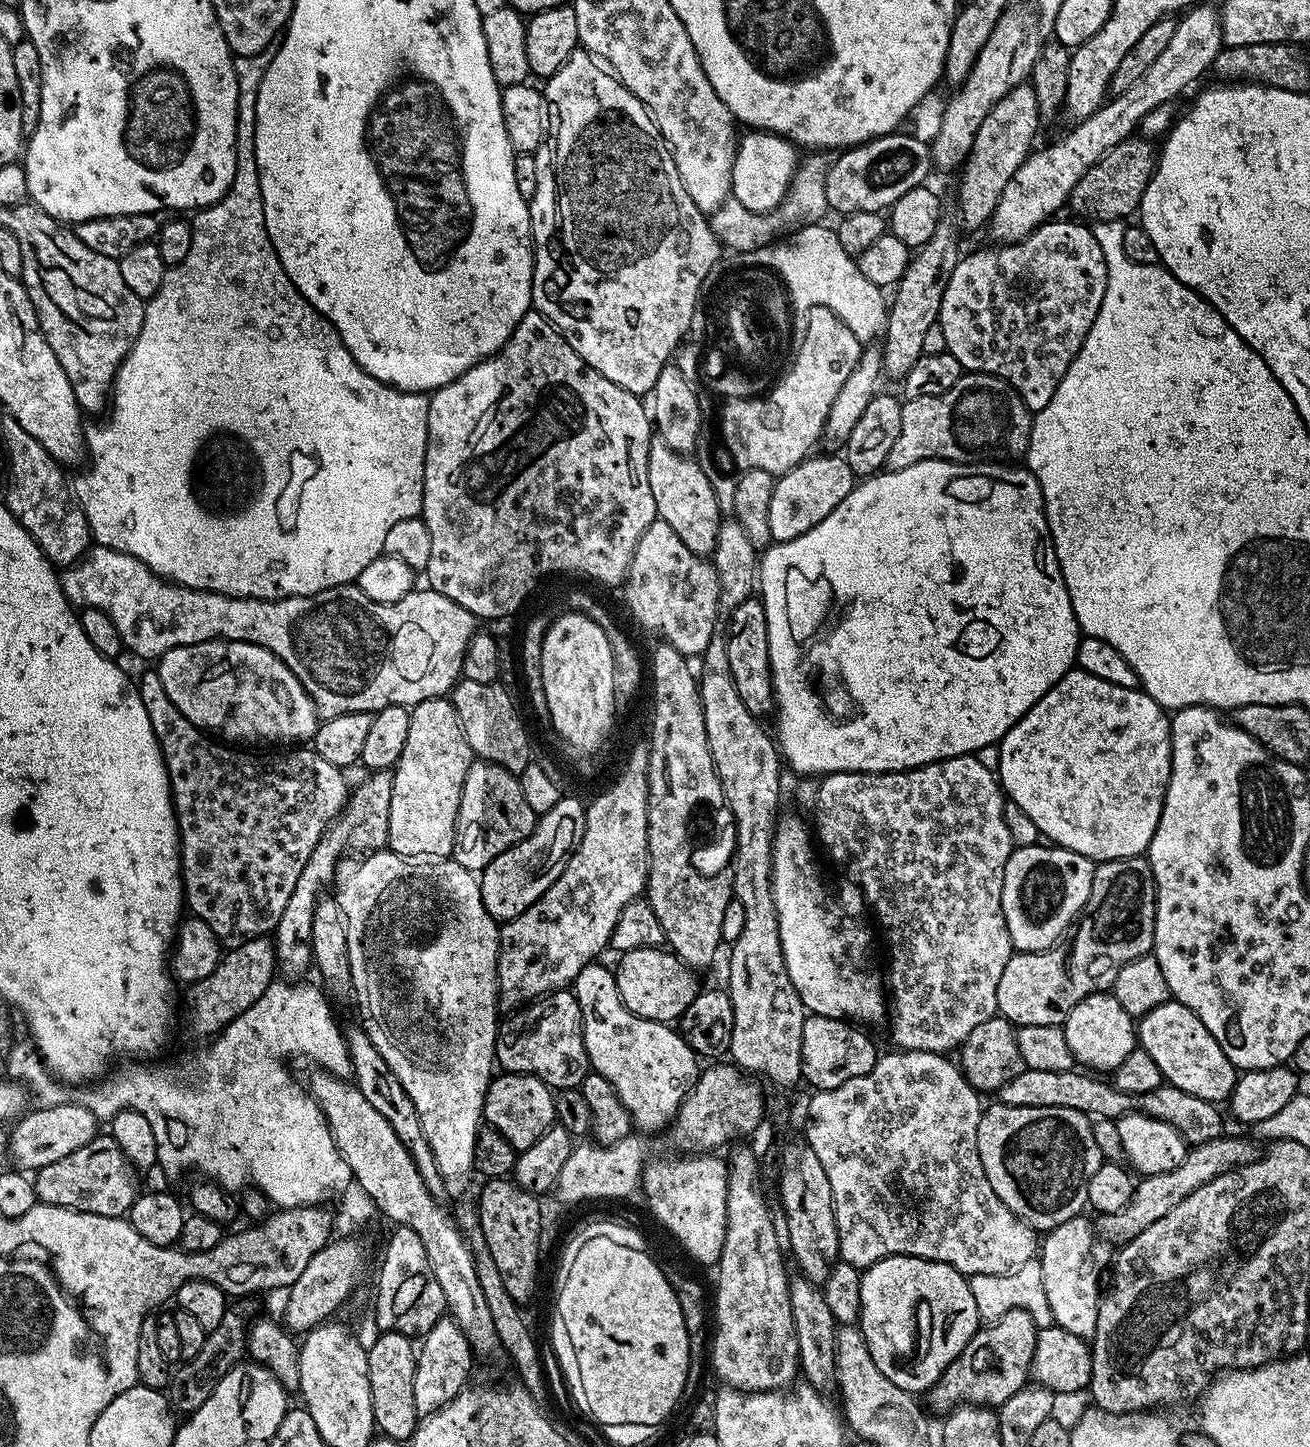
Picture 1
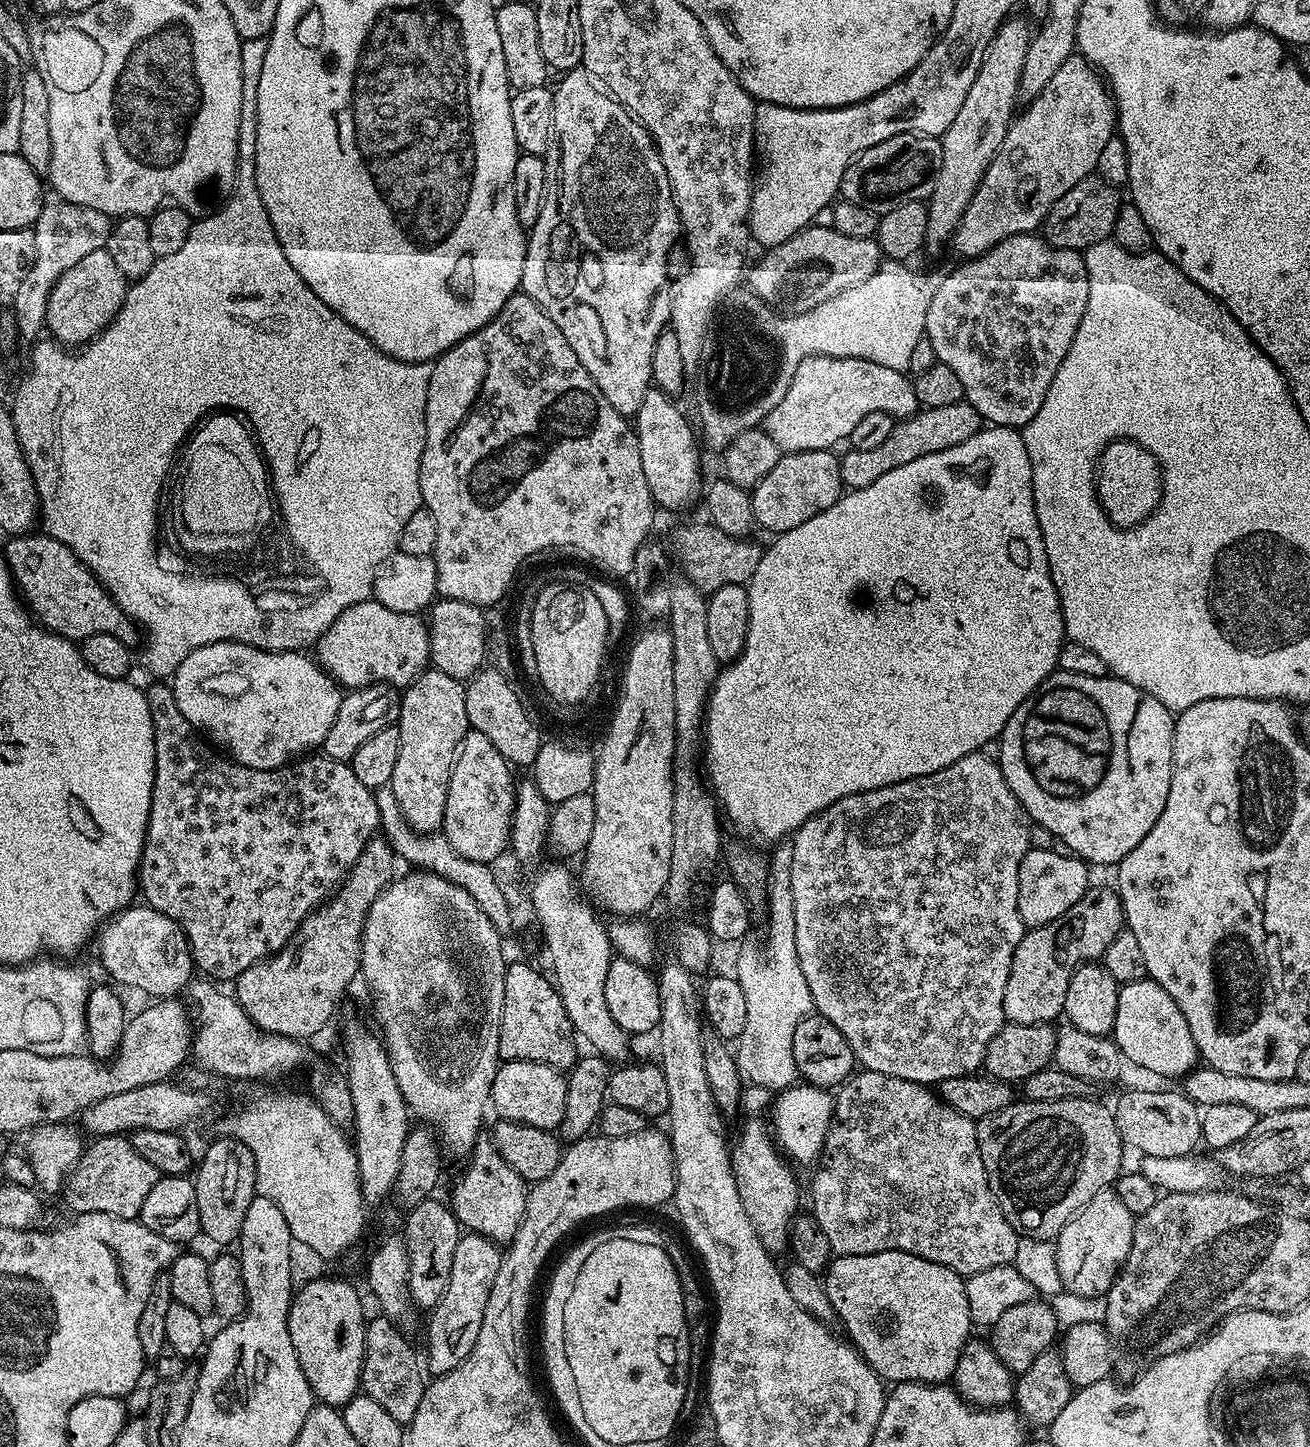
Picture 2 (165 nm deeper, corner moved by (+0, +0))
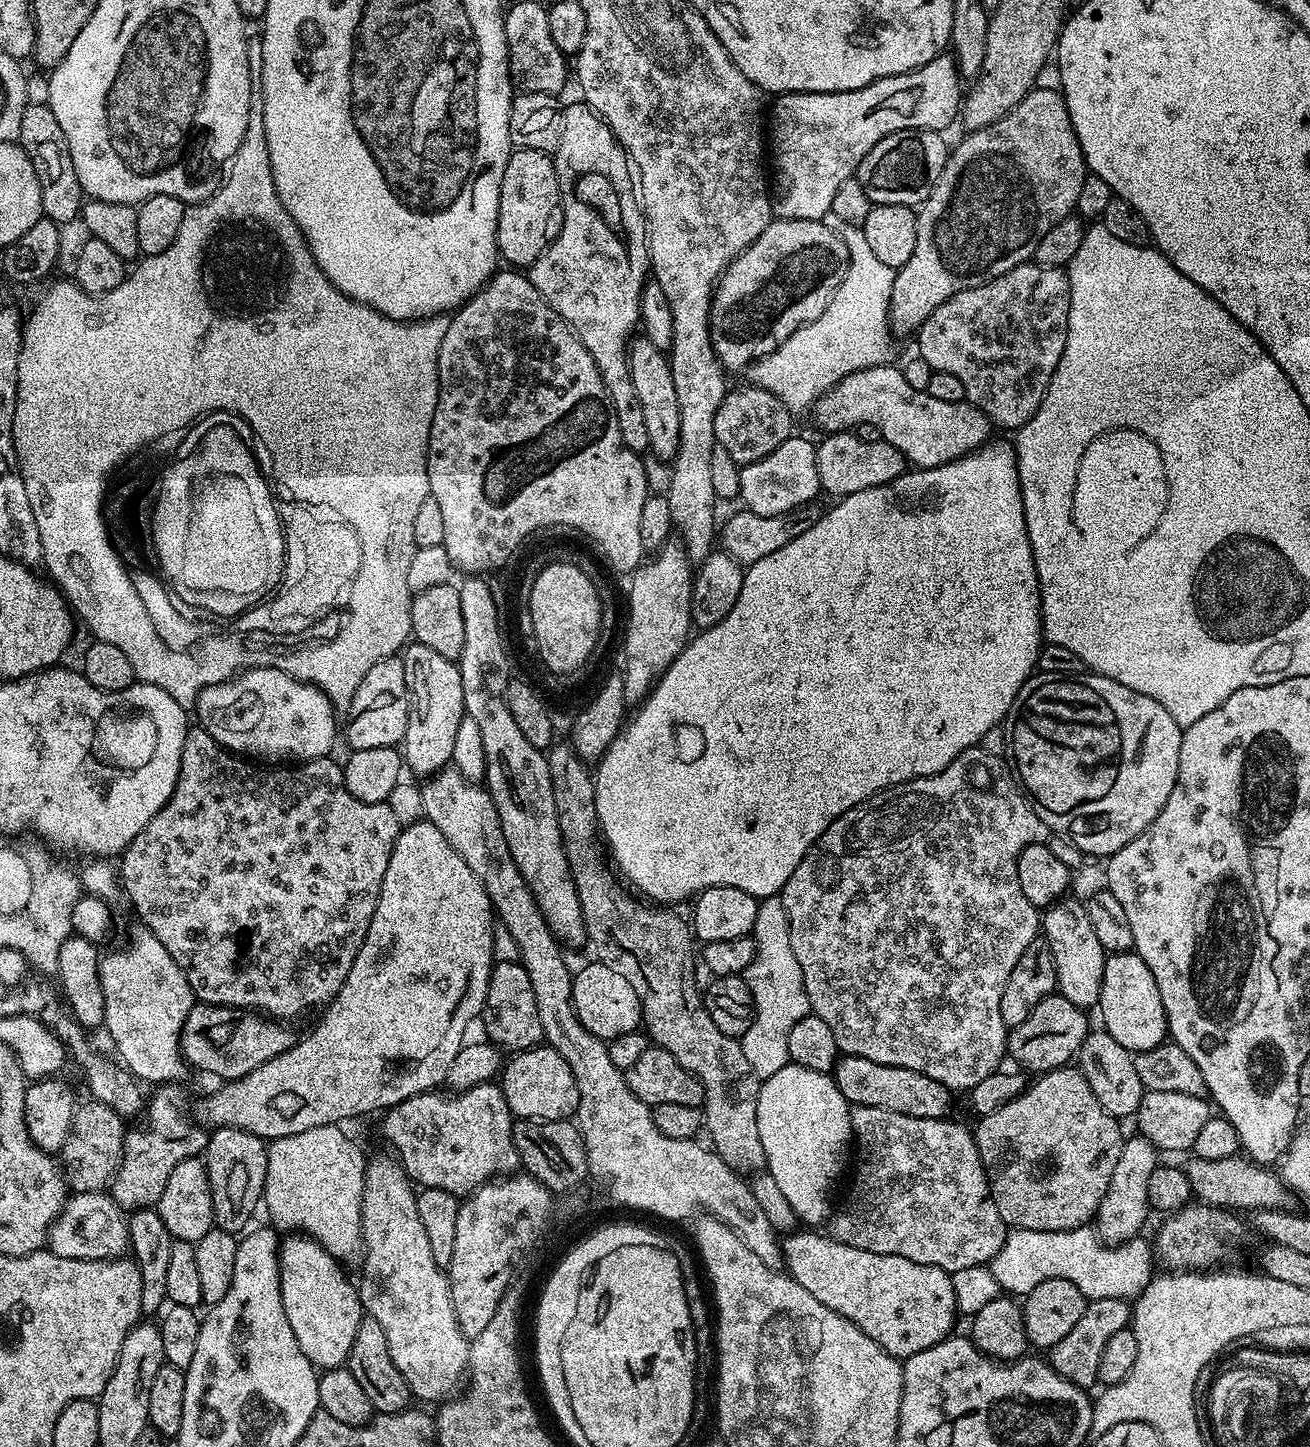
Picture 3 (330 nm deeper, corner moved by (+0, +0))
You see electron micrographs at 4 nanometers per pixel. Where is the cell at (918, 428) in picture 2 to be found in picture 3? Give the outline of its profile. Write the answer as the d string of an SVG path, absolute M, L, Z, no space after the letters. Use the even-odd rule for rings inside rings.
M851 431L834 432L816 444L816 461L820 487L832 498L858 494L858 490L870 490L874 486L888 484L906 470L904 454L893 444L880 439L878 442L862 442Z

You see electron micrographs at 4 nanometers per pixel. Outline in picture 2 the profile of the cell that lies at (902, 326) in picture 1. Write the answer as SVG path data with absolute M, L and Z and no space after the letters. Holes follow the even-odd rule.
M1017 18L1005 20L1004 25L994 34L990 46L986 50L986 58L982 58L982 66L978 66L978 74L974 77L974 83L970 85L970 91L966 93L966 99L962 107L958 109L958 115L954 122L944 131L940 140L942 146L942 166L938 166L938 182L934 182L934 190L927 198L928 221L926 222L926 252L936 256L940 252L940 244L947 245L956 233L956 227L962 222L962 214L966 206L970 204L970 198L974 196L974 190L980 185L980 179L984 171L990 166L990 162L998 154L1002 142L1008 133L1008 125L1014 119L1017 111L1018 97L1020 94L1020 75L1022 74L1022 62L1026 62L1026 50L1030 39L1030 28Z

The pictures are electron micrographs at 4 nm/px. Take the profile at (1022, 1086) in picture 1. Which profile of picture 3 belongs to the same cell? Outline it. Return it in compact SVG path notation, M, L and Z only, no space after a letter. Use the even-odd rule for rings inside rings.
M841 1055L836 1061L834 1079L838 1090L842 1090L842 1094L852 1106L878 1106L882 1110L906 1114L910 1118L926 1118L927 1120L942 1120L951 1113L948 1111L952 1108L953 1089L942 1082L934 1082L934 1078L926 1078L926 1074L918 1070L906 1070L902 1066L882 1066L866 1058Z

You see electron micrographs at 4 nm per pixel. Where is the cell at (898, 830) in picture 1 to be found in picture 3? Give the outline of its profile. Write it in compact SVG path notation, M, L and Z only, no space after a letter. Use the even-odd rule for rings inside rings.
M979 746L960 752L958 758L954 758L954 762L950 762L950 766L946 766L938 774L919 776L904 784L894 784L890 788L884 788L881 792L875 792L869 800L855 804L850 810L846 810L846 814L842 814L834 822L830 822L830 826L818 837L816 845L809 850L806 858L802 858L802 862L798 862L798 870L794 870L794 874L790 874L790 882L786 882L779 897L786 906L786 914L790 922L790 946L794 946L794 958L798 958L798 966L802 966L802 978L806 986L808 1001L812 1007L811 1015L822 1018L822 1022L826 1022L826 1026L830 1026L830 1034L834 1034L834 1042L839 1046L843 1055L866 1058L870 1062L878 1062L882 1066L902 1066L906 1070L918 1070L922 1074L926 1074L926 1078L934 1078L934 1082L942 1082L953 1090L959 1090L959 1088L970 1090L974 1086L978 1086L978 1082L982 1082L982 1078L998 1071L1003 1065L1000 1063L1006 1060L1006 1041L1009 1034L1009 1029L1005 1028L1002 1022L1002 990L1006 990L1006 982L1010 982L1010 973L1014 971L1014 966L1018 966L1018 958L1022 958L1022 954L1026 951L1026 946L1030 946L1030 942L1037 940L1038 933L1042 928L1042 916L1039 909L1035 908L1033 903L1026 898L1022 893L1022 886L1019 885L1018 858L1022 854L1022 850L1026 850L1026 846L1047 844L1049 835L1046 822L1042 822L1042 818L1038 818L1038 814L1034 814L1034 810L1024 797L1024 793L1020 791L1020 786L1016 783L1016 778L1012 774L1007 759L994 757Z

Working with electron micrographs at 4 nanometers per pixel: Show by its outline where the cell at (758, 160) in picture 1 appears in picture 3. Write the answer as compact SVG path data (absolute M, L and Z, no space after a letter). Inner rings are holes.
M943 55L935 56L930 62L926 62L926 66L916 68L913 72L903 72L897 76L887 76L881 80L876 80L873 84L862 86L858 90L850 90L849 92L786 92L775 97L776 105L770 108L770 144L776 149L771 149L770 164L776 167L776 180L771 181L770 195L772 198L772 211L781 220L824 220L831 213L832 203L834 202L834 190L838 190L838 186L842 186L842 182L853 179L856 169L860 167L862 158L866 158L866 154L874 146L878 146L878 142L882 142L882 138L886 138L895 132L901 132L907 128L921 128L922 130L930 130L931 132L943 133L944 128L948 128L952 123L957 123L958 117L962 112L962 88L960 85L962 79L960 72L956 67L955 59L948 58L944 60Z

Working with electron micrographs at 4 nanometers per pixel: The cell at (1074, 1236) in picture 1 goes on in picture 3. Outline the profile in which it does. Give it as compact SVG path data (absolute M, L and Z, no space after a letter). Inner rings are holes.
M1133 1134L1125 1139L1118 1158L1118 1166L1114 1166L1114 1174L1094 1217L1094 1227L1100 1233L1101 1240L1114 1245L1141 1235L1140 1227L1147 1222L1148 1212L1150 1213L1148 1183L1157 1163L1158 1150L1145 1136Z

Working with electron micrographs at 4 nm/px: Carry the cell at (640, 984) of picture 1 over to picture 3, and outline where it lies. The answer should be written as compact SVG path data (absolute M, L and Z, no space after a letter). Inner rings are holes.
M599 962L591 963L572 977L572 1005L578 1022L582 1022L582 1026L590 1030L590 1034L605 1042L637 1031L642 1021L638 994L634 994L634 986L630 986L630 982L622 978L622 974L610 970L610 966Z

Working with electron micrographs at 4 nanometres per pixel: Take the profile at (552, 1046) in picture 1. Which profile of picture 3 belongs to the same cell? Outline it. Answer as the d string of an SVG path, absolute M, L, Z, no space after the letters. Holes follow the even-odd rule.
M519 962L493 963L488 993L484 999L484 1032L489 1041L501 1050L515 1054L537 1047L544 1040L542 1022L538 1022L538 1002L534 1002L534 990L530 974L526 974L523 964Z

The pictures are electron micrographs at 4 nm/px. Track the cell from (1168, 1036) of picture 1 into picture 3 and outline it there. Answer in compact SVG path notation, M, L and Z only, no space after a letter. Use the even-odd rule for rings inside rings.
M1135 951L1118 952L1105 959L1099 1012L1104 1019L1103 1031L1108 1032L1114 1042L1122 1042L1133 1054L1150 1050L1169 1039L1168 1019L1162 1006L1162 994L1158 994L1158 982L1154 982L1150 966L1146 966Z

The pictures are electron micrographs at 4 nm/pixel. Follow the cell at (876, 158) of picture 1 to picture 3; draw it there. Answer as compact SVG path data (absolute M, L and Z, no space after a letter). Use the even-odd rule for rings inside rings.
M907 128L890 134L882 138L878 146L871 148L866 158L862 158L854 178L862 182L862 190L866 190L866 198L870 198L873 205L919 206L932 193L932 188L948 161L950 148L949 145L944 145L944 138L939 132L921 128Z

